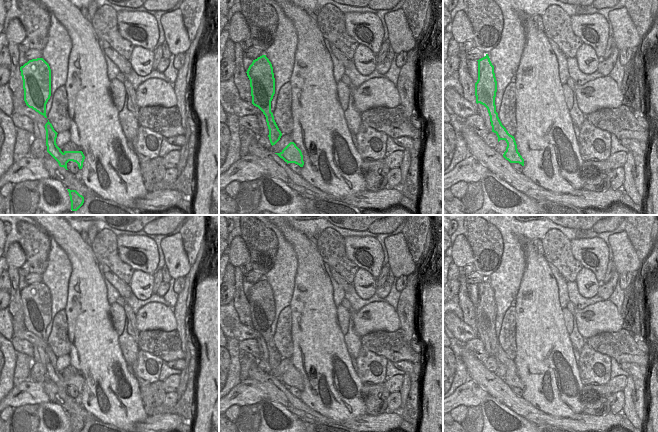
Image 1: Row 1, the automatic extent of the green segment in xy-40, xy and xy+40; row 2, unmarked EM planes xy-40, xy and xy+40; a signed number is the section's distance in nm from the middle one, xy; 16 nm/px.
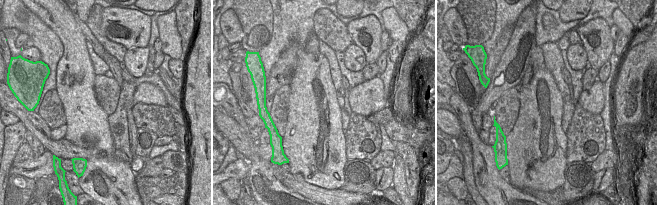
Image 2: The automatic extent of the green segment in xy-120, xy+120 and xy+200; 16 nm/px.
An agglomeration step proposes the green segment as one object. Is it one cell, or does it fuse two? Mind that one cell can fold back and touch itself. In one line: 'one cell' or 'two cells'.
two cells

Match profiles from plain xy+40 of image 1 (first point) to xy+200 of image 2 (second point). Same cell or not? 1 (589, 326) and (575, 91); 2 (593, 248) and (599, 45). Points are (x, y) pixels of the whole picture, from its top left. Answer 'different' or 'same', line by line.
1: different
2: same

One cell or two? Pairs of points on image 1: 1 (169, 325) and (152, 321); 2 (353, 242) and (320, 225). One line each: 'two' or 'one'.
1: one
2: two

